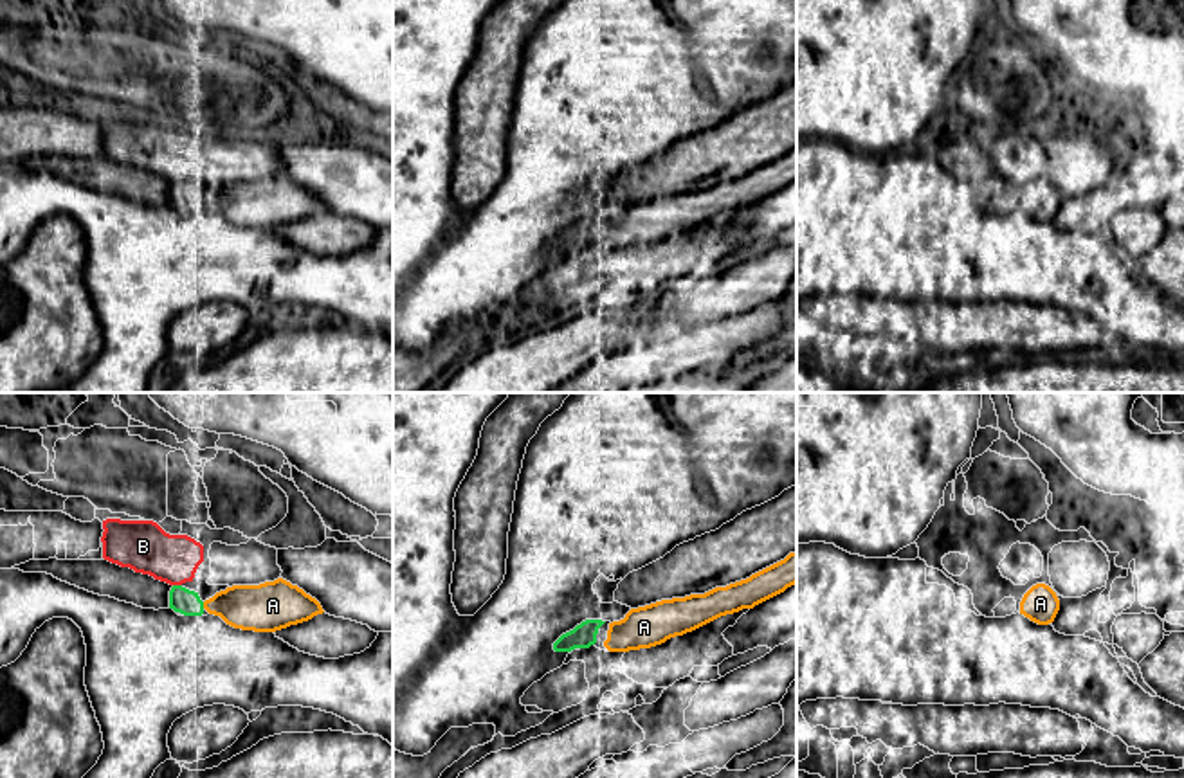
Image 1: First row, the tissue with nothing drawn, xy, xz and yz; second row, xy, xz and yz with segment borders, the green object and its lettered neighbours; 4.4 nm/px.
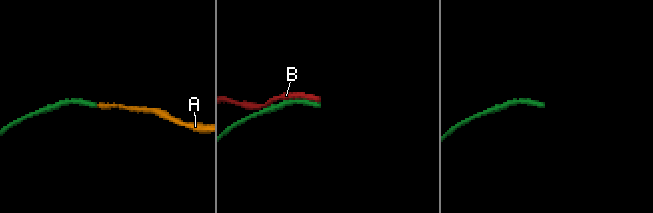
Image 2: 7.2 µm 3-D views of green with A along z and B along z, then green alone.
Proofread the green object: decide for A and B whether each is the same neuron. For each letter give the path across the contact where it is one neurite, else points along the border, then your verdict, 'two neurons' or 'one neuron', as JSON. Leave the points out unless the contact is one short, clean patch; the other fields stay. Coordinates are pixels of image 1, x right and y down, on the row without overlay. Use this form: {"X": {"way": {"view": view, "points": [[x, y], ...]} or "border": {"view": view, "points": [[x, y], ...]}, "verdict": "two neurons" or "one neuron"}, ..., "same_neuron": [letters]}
{"A": {"way": {"view": "xy", "points": [[182, 197], [191, 202], [202, 202], [249, 204]]}, "verdict": "one neuron"}, "B": {"verdict": "two neurons"}, "same_neuron": ["A"]}

